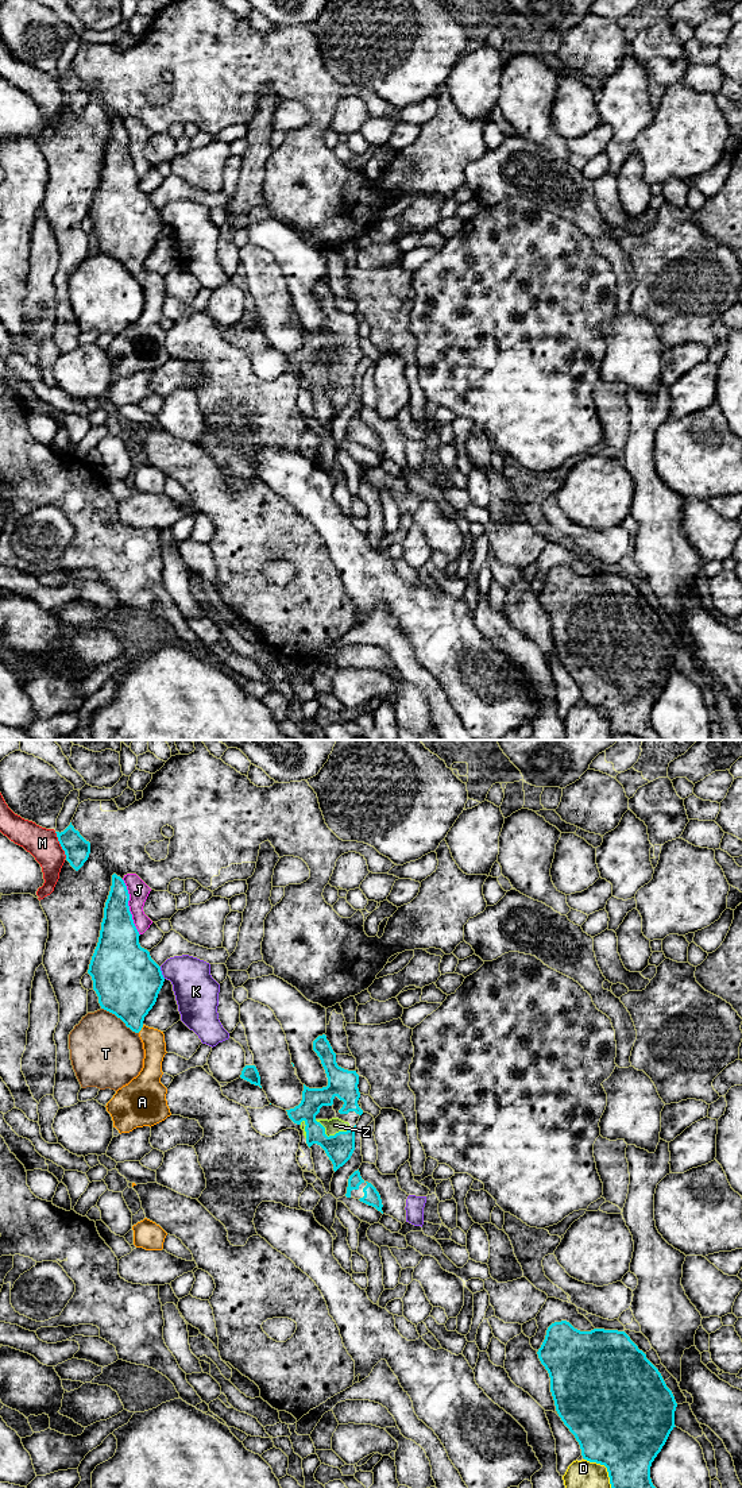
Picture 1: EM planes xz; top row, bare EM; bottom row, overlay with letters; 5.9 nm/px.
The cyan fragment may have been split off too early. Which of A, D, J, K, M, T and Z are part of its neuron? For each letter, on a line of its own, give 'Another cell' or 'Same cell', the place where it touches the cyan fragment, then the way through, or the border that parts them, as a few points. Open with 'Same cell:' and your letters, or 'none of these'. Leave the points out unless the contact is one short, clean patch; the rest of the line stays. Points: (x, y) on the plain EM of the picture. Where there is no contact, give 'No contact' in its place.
Same cell: Z
A: Another cell. Touches cyan at xz (140, 273)
D: Another cell. Touches cyan at xz (606, 710)
J: Another cell. Touches cyan at xz (128, 151)
K: Another cell. Touches cyan at xz (161, 216)
M: Another cell. Touches cyan at xz (61, 89)
T: Another cell. Touches cyan at xz (120, 262)
Z: Same cell. Touches cyan at xz (331, 380)

